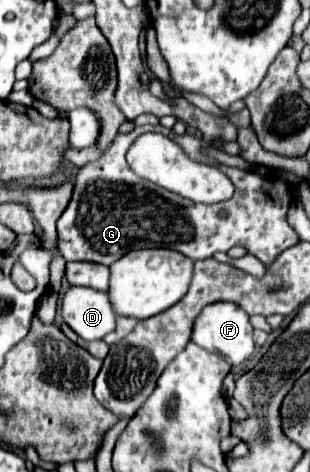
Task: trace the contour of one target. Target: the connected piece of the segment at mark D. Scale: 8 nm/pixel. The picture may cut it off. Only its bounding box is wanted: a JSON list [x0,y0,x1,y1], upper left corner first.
[61,287,117,341]

